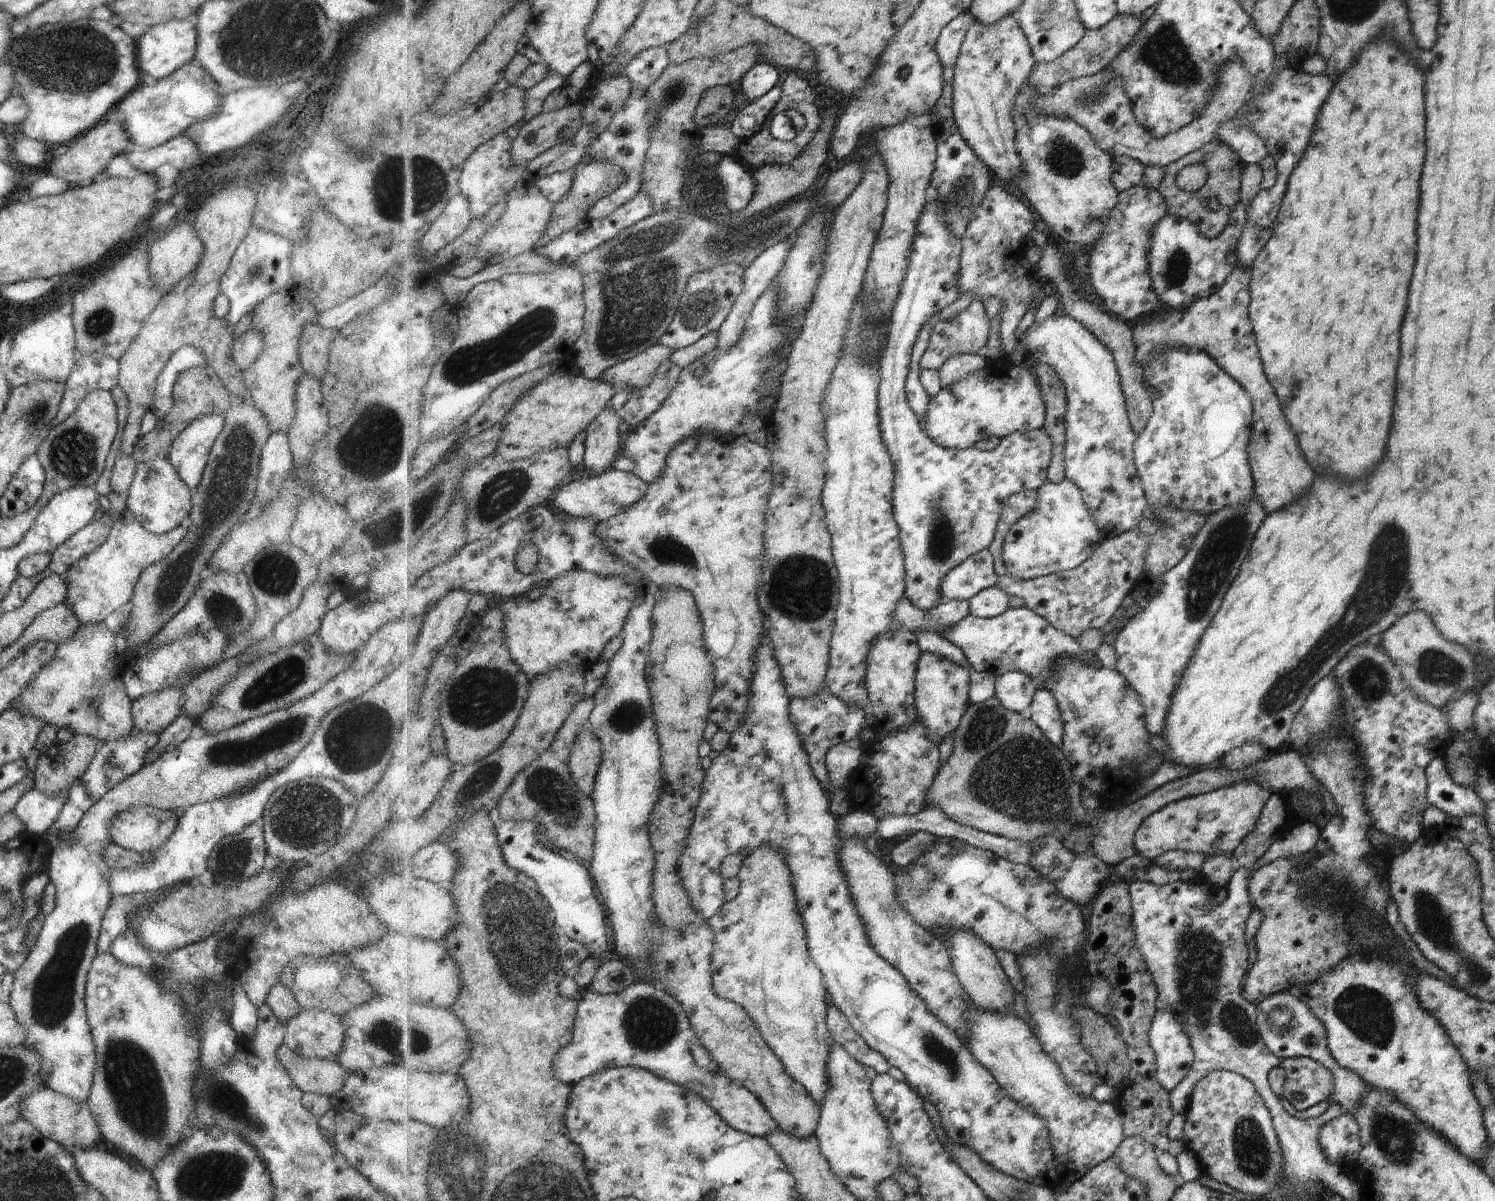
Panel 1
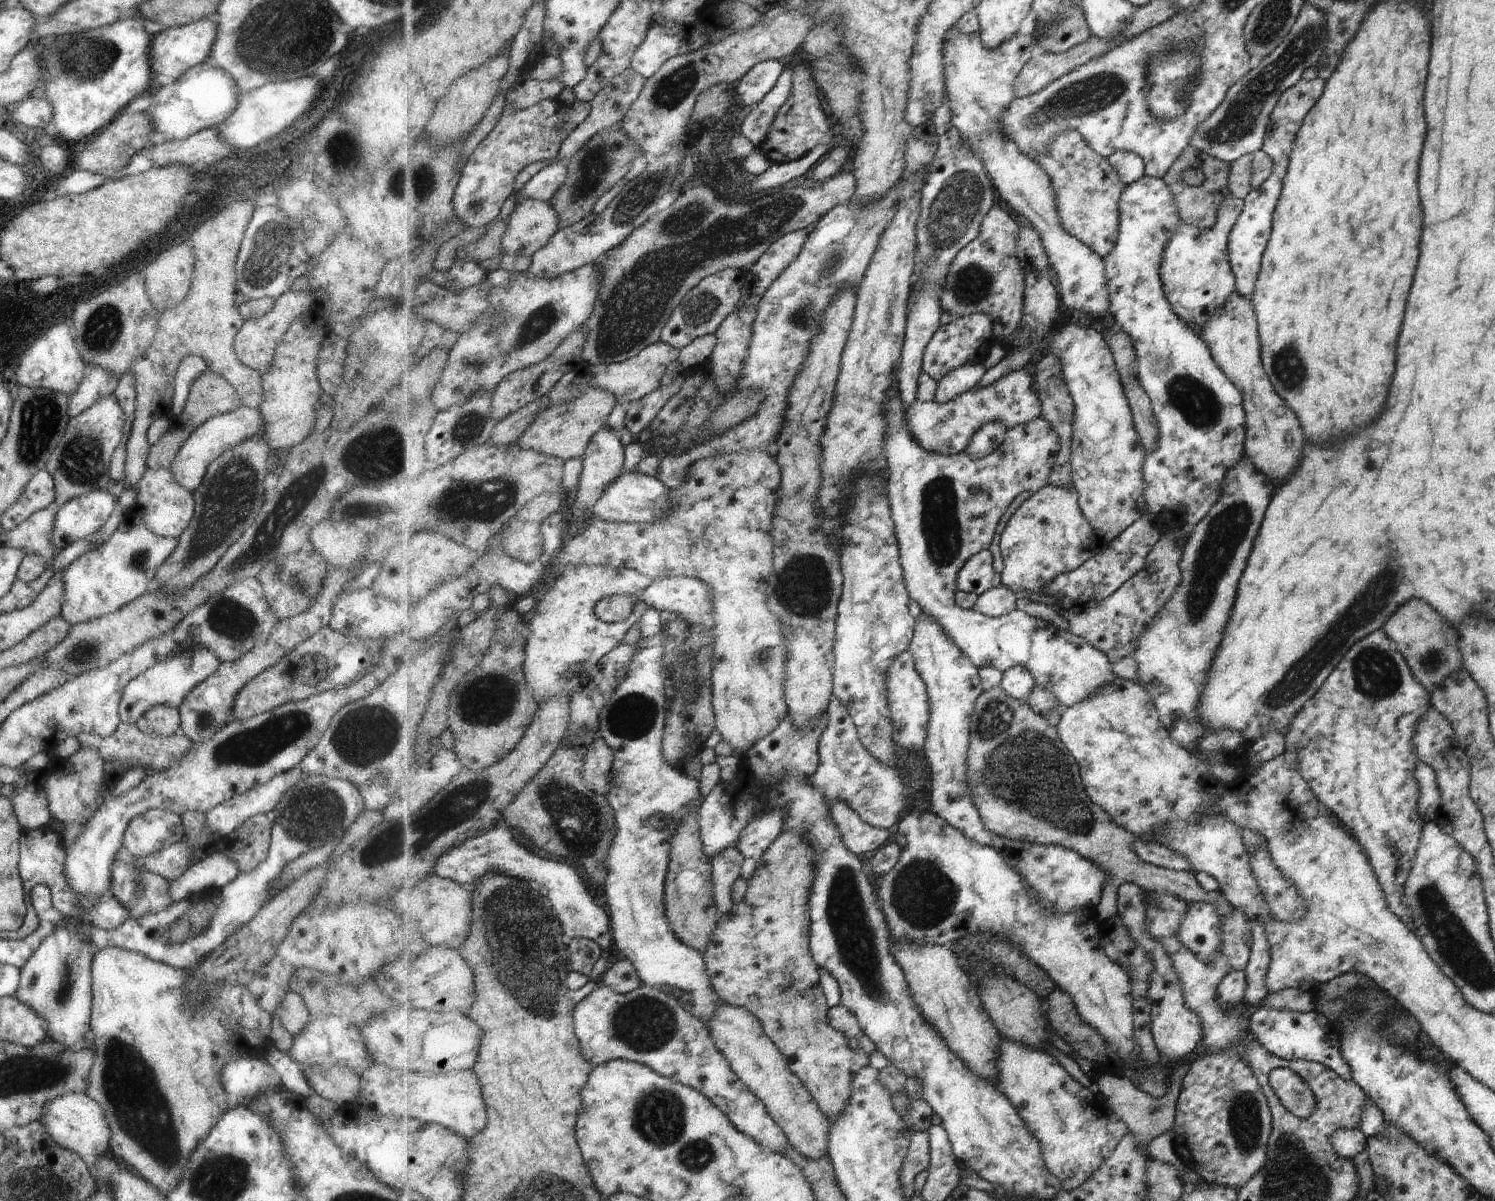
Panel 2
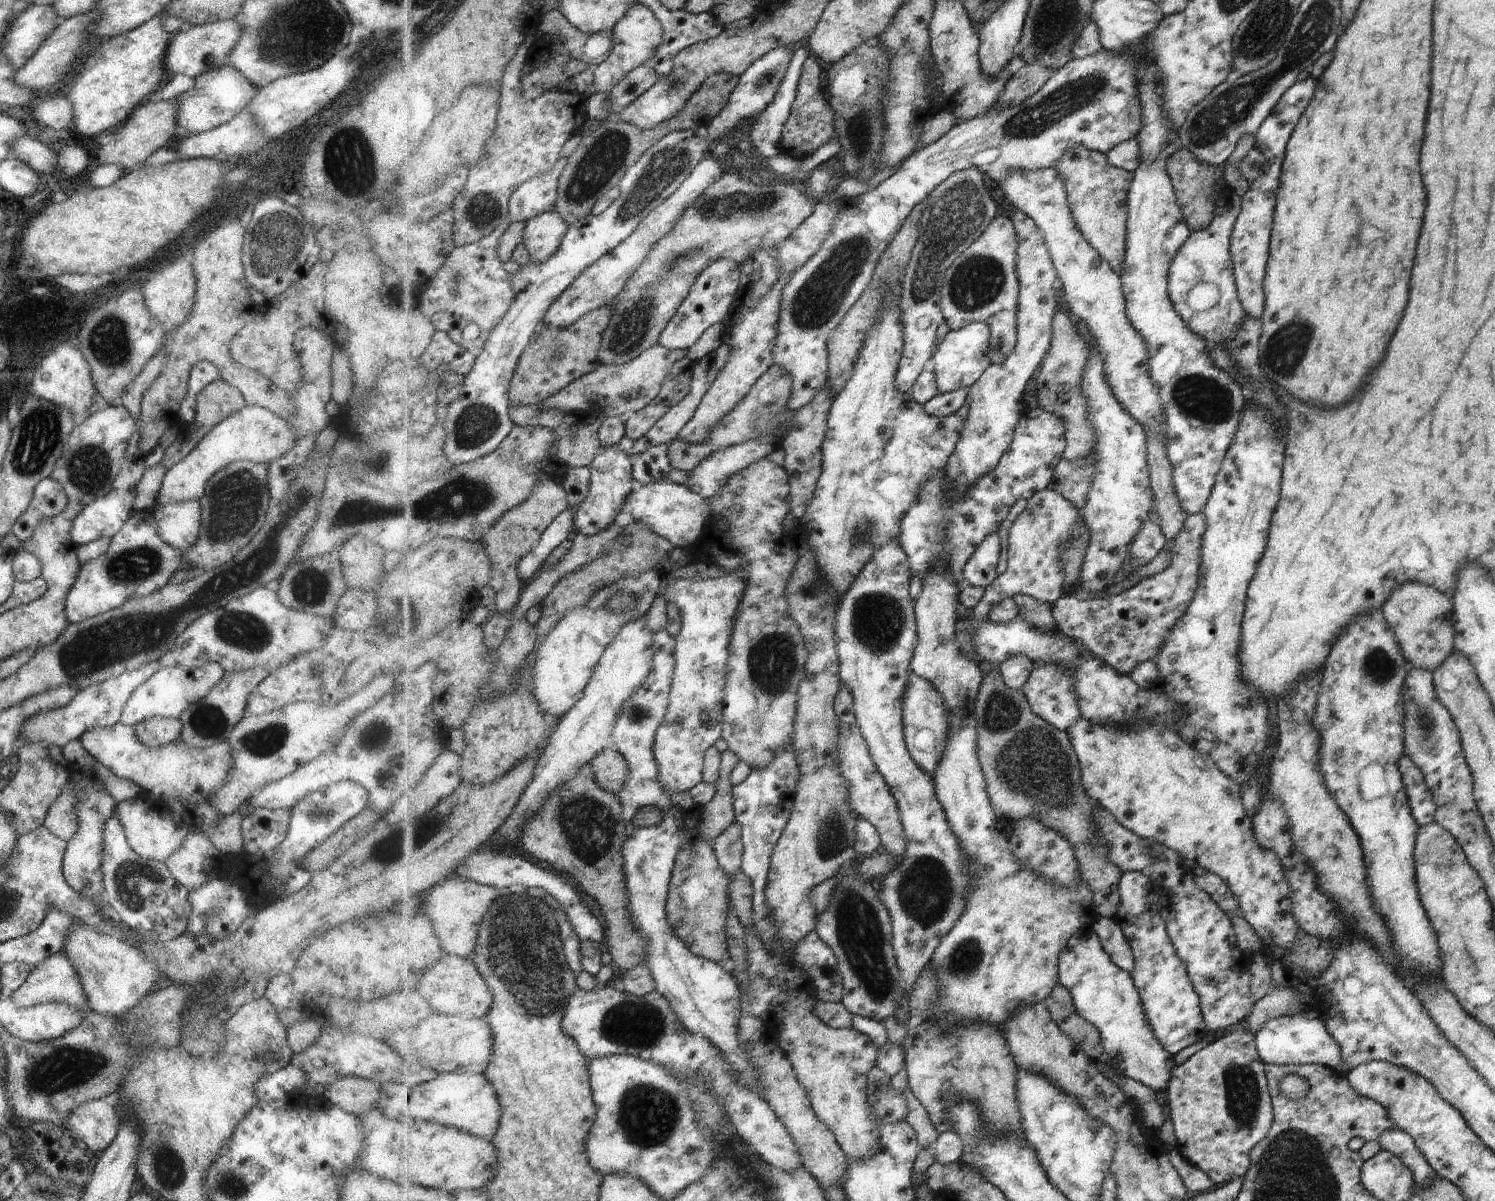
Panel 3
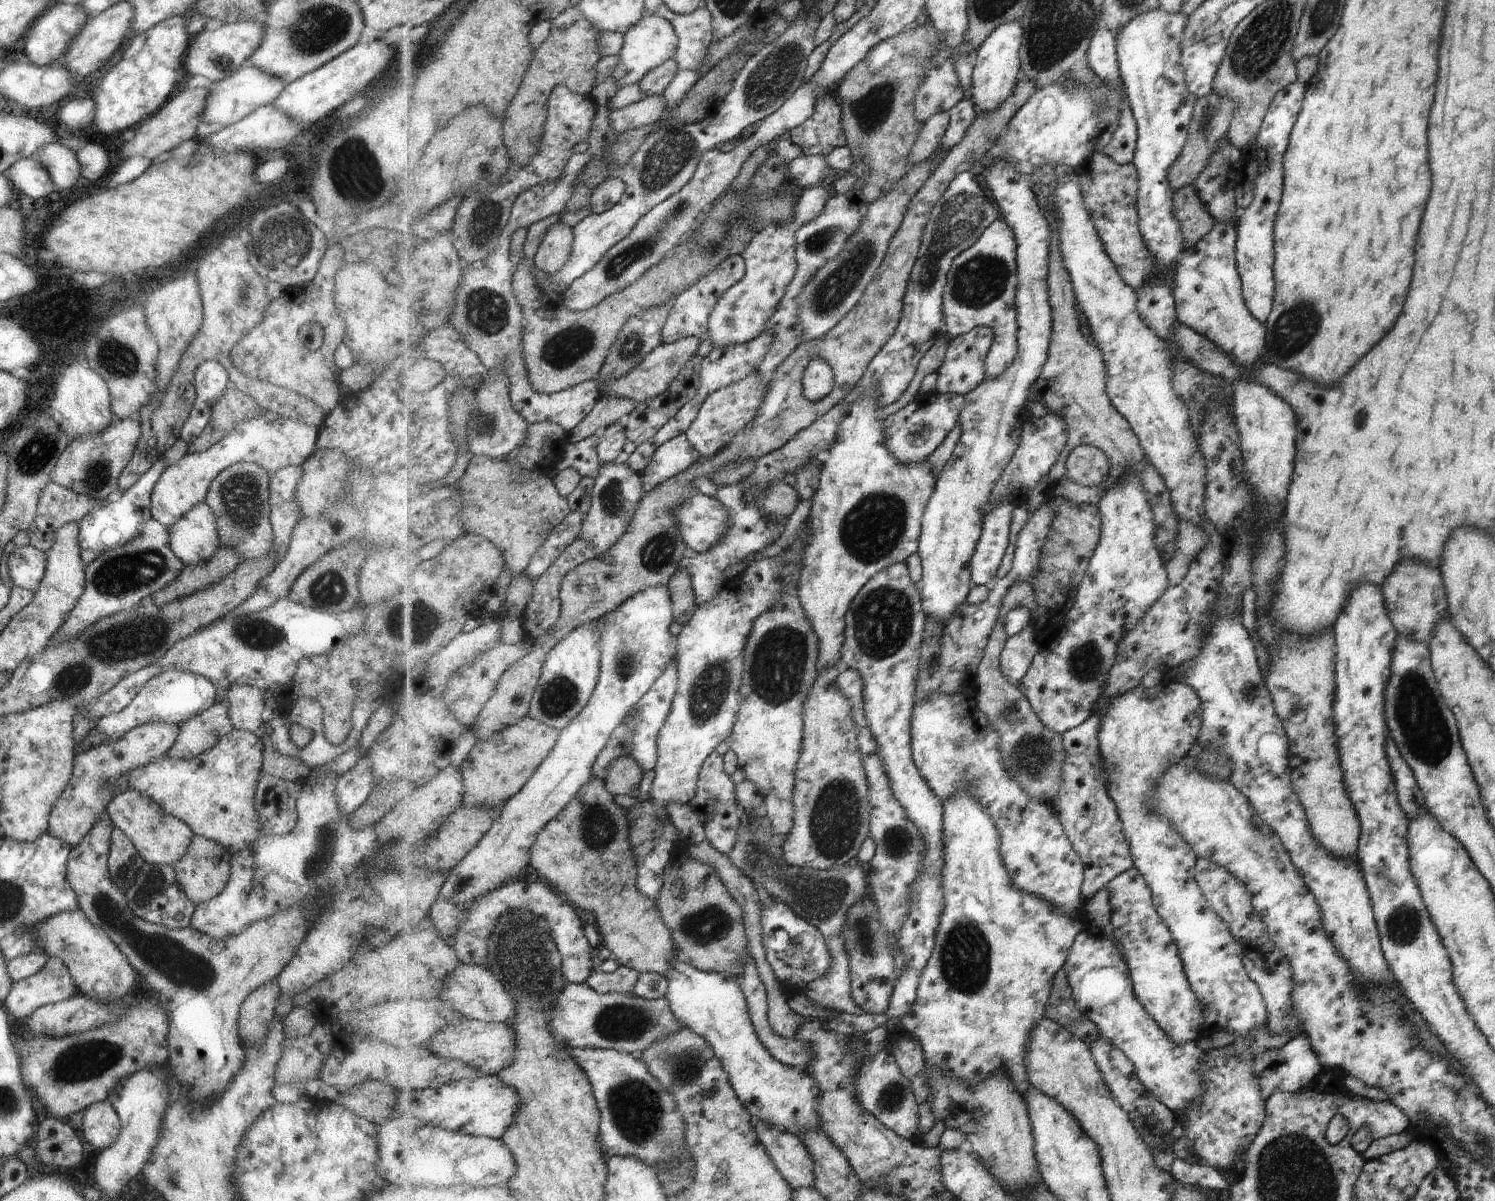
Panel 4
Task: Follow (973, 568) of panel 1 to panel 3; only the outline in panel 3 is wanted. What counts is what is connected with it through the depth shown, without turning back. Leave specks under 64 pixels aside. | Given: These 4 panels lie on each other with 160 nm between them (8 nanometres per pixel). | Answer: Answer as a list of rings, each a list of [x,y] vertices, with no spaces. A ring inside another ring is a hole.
[[[1000,531],[989,535],[965,565],[966,584],[987,588],[997,580],[1001,554]]]

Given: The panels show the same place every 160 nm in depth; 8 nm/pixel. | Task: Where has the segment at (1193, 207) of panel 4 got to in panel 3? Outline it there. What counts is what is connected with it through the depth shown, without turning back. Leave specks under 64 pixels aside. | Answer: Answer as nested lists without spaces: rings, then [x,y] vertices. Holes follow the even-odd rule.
[[[1181,148],[1168,160],[1168,173],[1176,189],[1176,195],[1184,213],[1189,228],[1200,231],[1209,226],[1215,216],[1217,194],[1216,180],[1221,178],[1221,166],[1206,165],[1203,161],[1194,158],[1187,148]]]

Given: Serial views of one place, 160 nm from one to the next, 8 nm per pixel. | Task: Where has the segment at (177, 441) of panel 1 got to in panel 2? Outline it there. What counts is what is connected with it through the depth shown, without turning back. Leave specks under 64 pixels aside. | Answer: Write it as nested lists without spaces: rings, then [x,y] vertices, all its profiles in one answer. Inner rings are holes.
[[[240,405],[235,411],[211,416],[203,424],[199,424],[197,428],[193,428],[193,431],[189,432],[189,436],[183,440],[183,444],[175,452],[168,470],[171,472],[173,480],[192,494],[193,490],[201,483],[207,464],[215,456],[219,456],[219,452],[223,452],[226,447],[233,446],[233,444],[254,435],[263,435],[263,420],[255,408]]]

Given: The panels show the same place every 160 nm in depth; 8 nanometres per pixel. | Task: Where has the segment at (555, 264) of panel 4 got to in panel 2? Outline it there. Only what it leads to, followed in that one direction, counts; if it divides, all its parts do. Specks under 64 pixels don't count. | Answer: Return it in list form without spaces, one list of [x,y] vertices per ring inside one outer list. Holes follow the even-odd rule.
[[[525,198],[518,200],[510,214],[509,227],[503,236],[503,252],[533,257],[560,231],[560,218],[549,201]]]

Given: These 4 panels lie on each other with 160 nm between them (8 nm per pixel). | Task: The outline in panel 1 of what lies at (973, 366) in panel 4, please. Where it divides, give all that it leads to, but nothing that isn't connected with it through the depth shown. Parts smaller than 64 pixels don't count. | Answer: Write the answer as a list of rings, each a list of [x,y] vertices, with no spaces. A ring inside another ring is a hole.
[[[975,301],[953,320],[935,322],[929,348],[925,351],[924,358],[921,359],[923,370],[939,371],[940,368],[952,356],[959,353],[981,353],[988,343],[989,338],[989,316],[981,301]]]

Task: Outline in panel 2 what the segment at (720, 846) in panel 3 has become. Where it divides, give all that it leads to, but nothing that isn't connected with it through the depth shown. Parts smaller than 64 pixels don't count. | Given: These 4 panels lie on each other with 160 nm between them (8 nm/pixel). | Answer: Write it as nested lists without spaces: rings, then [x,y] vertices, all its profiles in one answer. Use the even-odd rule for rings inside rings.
[[[729,847],[712,860],[714,897],[720,916],[731,914],[735,906],[733,885],[742,876],[745,857],[738,847]]]

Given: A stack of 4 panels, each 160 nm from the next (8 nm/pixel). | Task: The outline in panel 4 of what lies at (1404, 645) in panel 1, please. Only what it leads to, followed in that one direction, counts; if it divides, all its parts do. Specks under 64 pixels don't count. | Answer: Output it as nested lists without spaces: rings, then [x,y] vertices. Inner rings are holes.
[[[1419,559],[1399,560],[1379,587],[1389,622],[1397,633],[1410,636],[1413,640],[1427,643],[1437,619],[1448,615],[1438,567],[1431,568]]]

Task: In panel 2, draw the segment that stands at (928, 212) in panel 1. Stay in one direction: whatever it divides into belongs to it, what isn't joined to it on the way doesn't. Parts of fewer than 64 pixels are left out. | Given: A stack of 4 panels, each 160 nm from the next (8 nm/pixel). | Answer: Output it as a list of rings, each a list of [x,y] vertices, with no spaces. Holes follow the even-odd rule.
[[[893,380],[892,395],[885,404],[885,458],[888,461],[888,498],[892,506],[892,518],[896,525],[900,545],[901,564],[909,596],[915,600],[922,612],[929,614],[941,624],[945,636],[957,644],[957,648],[967,656],[977,669],[997,668],[1001,673],[1015,666],[1023,666],[1031,672],[1037,685],[1055,694],[1057,700],[1067,708],[1087,700],[1095,692],[1100,692],[1112,681],[1119,678],[1113,670],[1112,660],[1089,640],[1075,633],[1059,629],[1055,624],[1029,616],[1021,610],[1014,610],[1003,617],[989,617],[975,609],[963,609],[957,605],[957,576],[973,556],[989,549],[996,537],[997,528],[1004,513],[1011,504],[1025,492],[1037,493],[1049,485],[1061,451],[1061,440],[1055,429],[1044,417],[1031,424],[1021,424],[1008,430],[1007,440],[1001,448],[985,458],[971,457],[967,451],[960,454],[943,455],[929,452],[913,436],[909,428],[908,409],[900,399],[897,380]]]

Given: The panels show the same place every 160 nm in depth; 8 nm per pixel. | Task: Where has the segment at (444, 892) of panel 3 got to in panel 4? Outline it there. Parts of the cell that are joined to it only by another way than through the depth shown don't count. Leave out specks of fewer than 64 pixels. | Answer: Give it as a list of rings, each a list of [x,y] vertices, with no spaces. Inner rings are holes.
[[[512,880],[488,895],[481,897],[473,903],[465,916],[465,922],[454,934],[453,948],[460,957],[461,962],[468,965],[481,965],[486,967],[489,962],[488,942],[497,926],[497,920],[511,911],[532,912],[535,916],[545,920],[549,926],[548,931],[556,940],[563,960],[564,977],[569,983],[587,983],[589,977],[595,973],[592,952],[594,947],[585,934],[585,928],[579,920],[578,909],[563,894],[547,882],[523,882]]]

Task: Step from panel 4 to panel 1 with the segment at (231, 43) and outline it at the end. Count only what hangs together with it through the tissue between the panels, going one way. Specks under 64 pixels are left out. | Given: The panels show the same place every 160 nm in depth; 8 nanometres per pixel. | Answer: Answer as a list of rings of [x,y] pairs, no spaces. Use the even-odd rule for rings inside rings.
[[[188,16],[187,18],[177,20],[171,19],[164,23],[159,23],[150,28],[139,37],[136,41],[136,62],[139,73],[149,74],[157,81],[163,77],[169,76],[176,68],[179,68],[185,63],[192,62],[194,58],[194,52],[196,49],[196,16]]]

